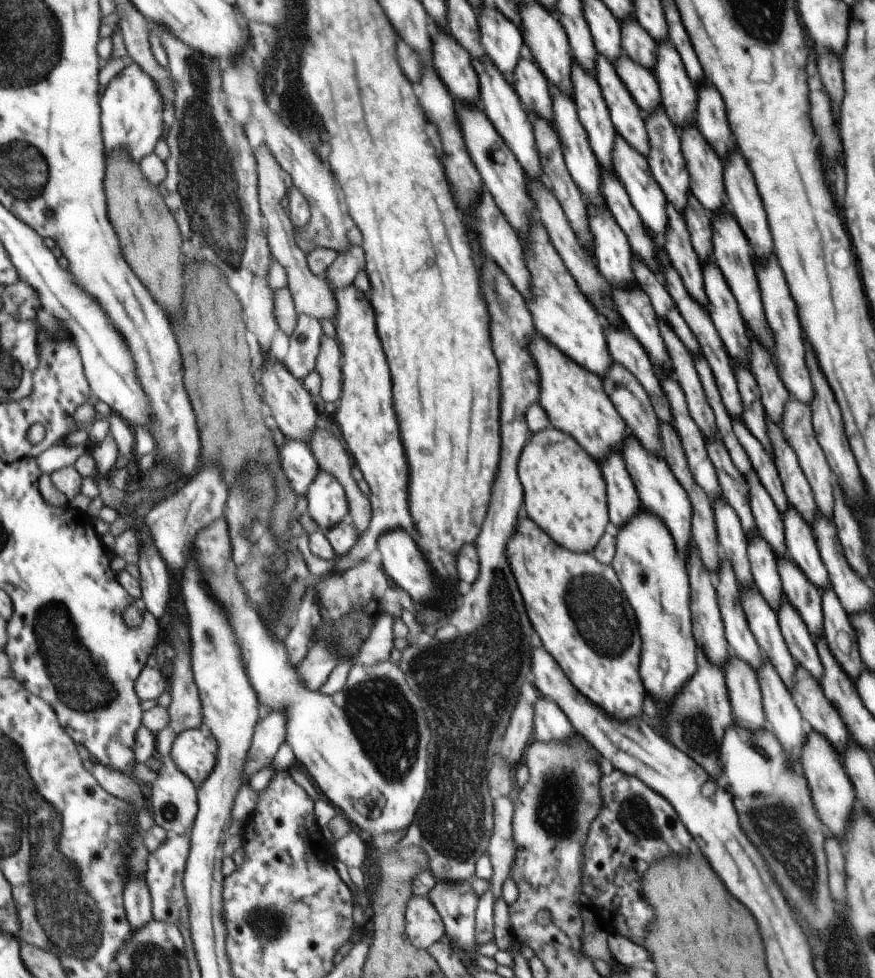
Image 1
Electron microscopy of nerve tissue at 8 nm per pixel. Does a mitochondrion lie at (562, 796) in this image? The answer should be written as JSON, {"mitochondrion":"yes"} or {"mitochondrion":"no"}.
{"mitochondrion":"yes"}

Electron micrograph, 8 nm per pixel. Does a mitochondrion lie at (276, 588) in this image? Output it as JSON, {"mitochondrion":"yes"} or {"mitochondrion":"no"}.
{"mitochondrion":"yes"}

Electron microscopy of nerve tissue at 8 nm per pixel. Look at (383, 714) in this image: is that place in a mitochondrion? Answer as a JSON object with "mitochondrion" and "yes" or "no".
{"mitochondrion":"yes"}

